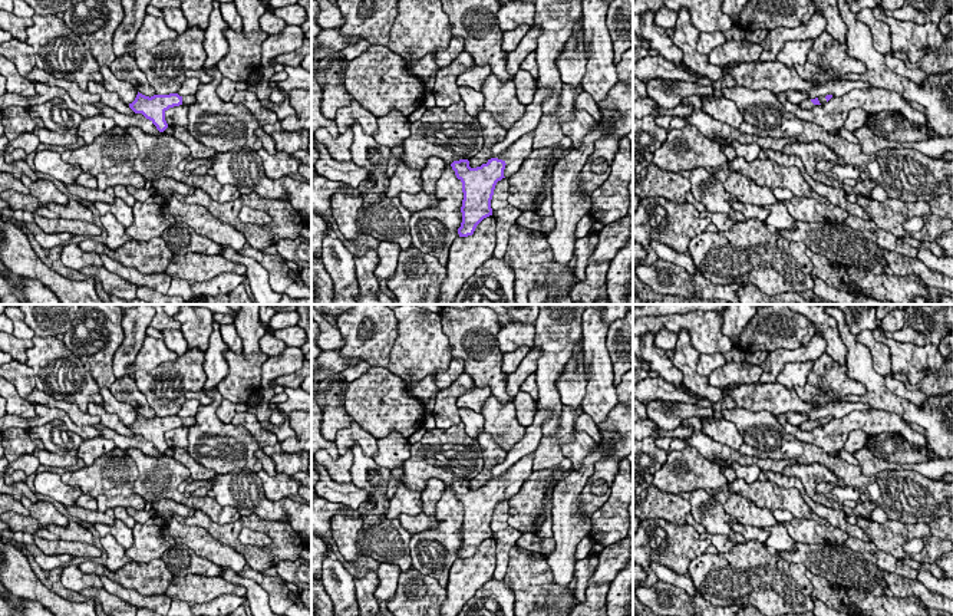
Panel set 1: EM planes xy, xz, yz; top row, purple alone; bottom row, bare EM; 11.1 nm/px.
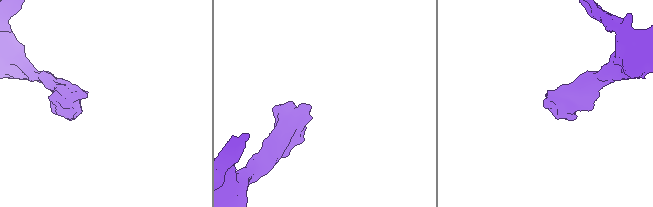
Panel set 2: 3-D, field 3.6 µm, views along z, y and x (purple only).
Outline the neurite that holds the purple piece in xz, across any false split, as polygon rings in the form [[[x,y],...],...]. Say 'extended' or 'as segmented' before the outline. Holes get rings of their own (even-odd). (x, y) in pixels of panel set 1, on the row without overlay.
extended; [[[534,454],[522,457],[502,477],[488,481],[481,488],[471,490],[468,481],[451,485],[456,500],[462,504],[462,544],[459,559],[472,557],[476,547],[492,537],[491,521],[498,503],[515,495],[522,482],[534,472]]]

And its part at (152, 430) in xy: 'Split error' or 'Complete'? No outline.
Split error

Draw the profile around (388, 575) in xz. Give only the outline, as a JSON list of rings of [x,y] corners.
[[[380,563],[377,567],[379,584],[375,590],[375,597],[379,602],[390,600],[398,589],[398,580],[402,570],[396,564]]]

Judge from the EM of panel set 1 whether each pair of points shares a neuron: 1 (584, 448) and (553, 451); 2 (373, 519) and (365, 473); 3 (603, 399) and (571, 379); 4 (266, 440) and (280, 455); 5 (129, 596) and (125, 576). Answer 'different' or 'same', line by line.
1: different
2: same
3: different
4: different
5: different

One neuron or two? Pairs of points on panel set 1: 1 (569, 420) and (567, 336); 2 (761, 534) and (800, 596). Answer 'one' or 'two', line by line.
1: two
2: two

